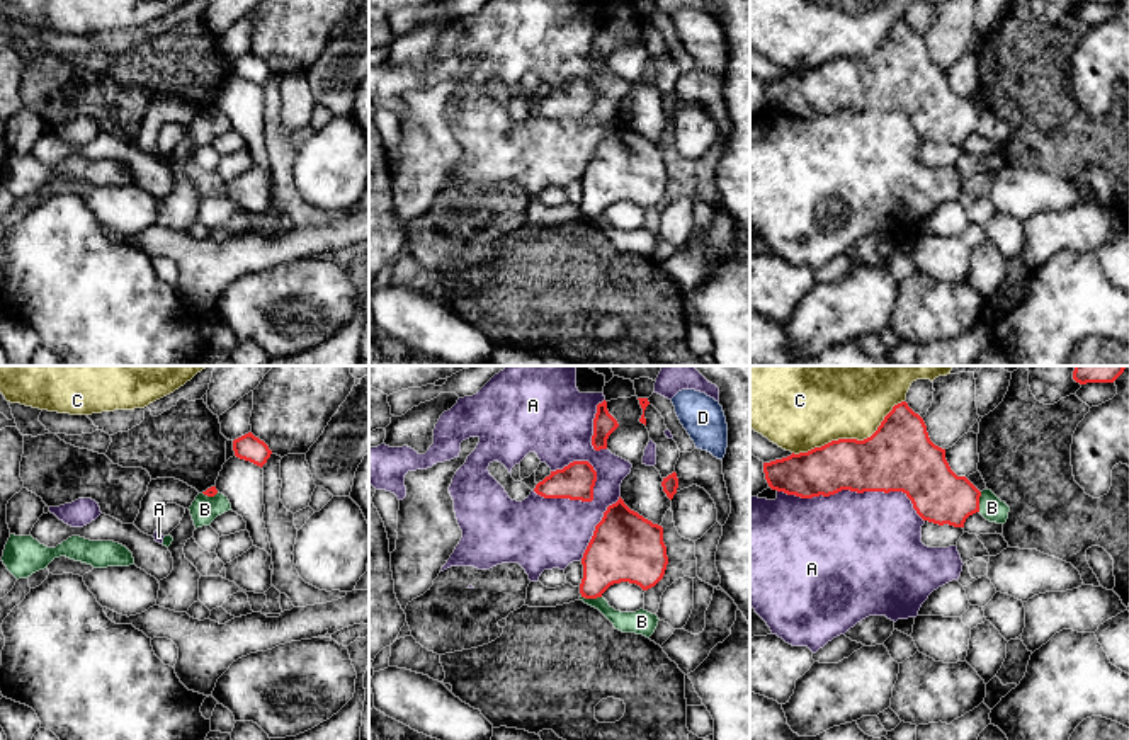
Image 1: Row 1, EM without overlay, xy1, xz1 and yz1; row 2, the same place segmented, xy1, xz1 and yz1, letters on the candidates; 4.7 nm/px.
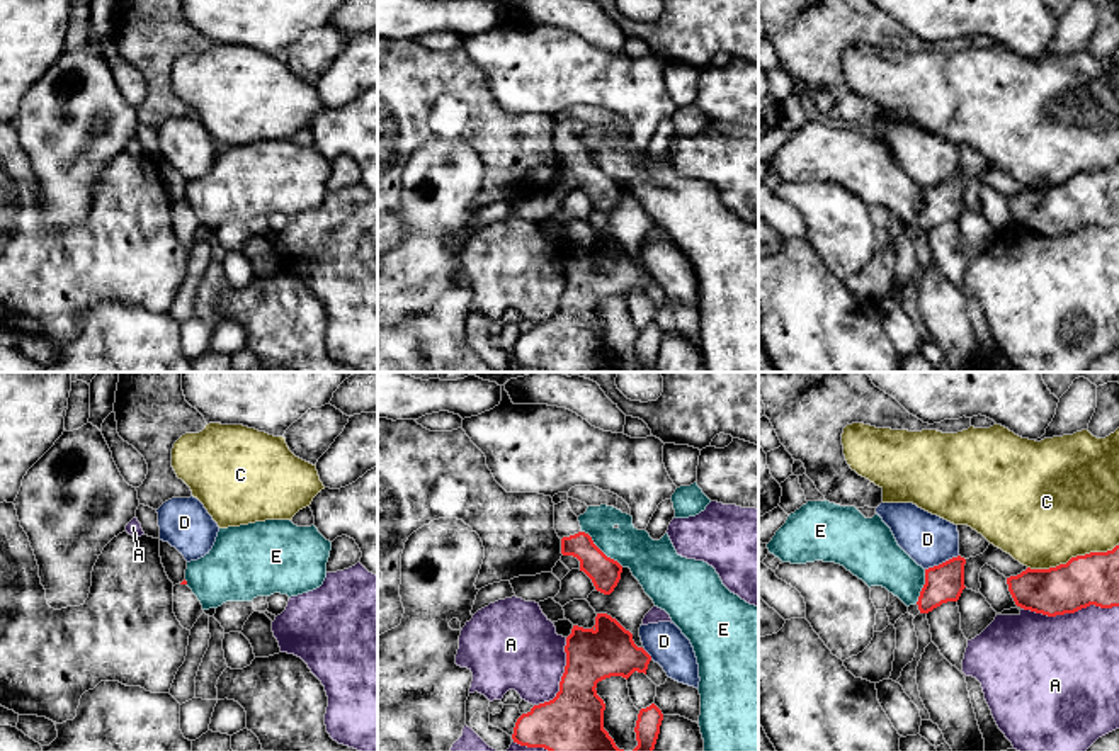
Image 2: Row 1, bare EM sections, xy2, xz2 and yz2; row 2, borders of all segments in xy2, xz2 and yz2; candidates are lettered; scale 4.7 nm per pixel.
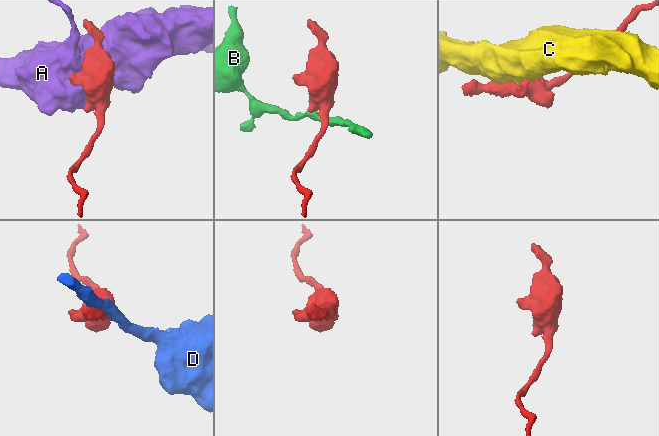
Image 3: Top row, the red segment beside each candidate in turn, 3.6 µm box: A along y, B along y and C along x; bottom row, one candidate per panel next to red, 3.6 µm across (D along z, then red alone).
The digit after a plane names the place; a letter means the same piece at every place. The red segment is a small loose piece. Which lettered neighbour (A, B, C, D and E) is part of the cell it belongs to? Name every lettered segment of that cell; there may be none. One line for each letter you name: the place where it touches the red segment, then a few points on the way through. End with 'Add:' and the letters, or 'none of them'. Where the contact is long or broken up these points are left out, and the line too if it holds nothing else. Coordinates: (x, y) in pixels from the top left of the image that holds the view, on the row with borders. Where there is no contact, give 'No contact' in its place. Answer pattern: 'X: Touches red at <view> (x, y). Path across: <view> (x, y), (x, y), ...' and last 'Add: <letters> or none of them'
Add: none of them

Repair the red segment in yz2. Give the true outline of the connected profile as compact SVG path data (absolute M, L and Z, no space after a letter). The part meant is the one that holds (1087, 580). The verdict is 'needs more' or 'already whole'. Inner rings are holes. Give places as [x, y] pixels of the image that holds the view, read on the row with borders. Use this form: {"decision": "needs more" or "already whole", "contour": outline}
{"decision": "already whole", "contour": "M1119 545L1071 557L1049 569L1027 567L1007 578L1007 584L1017 607L1048 617L1075 613L1090 605L1119 607Z"}

